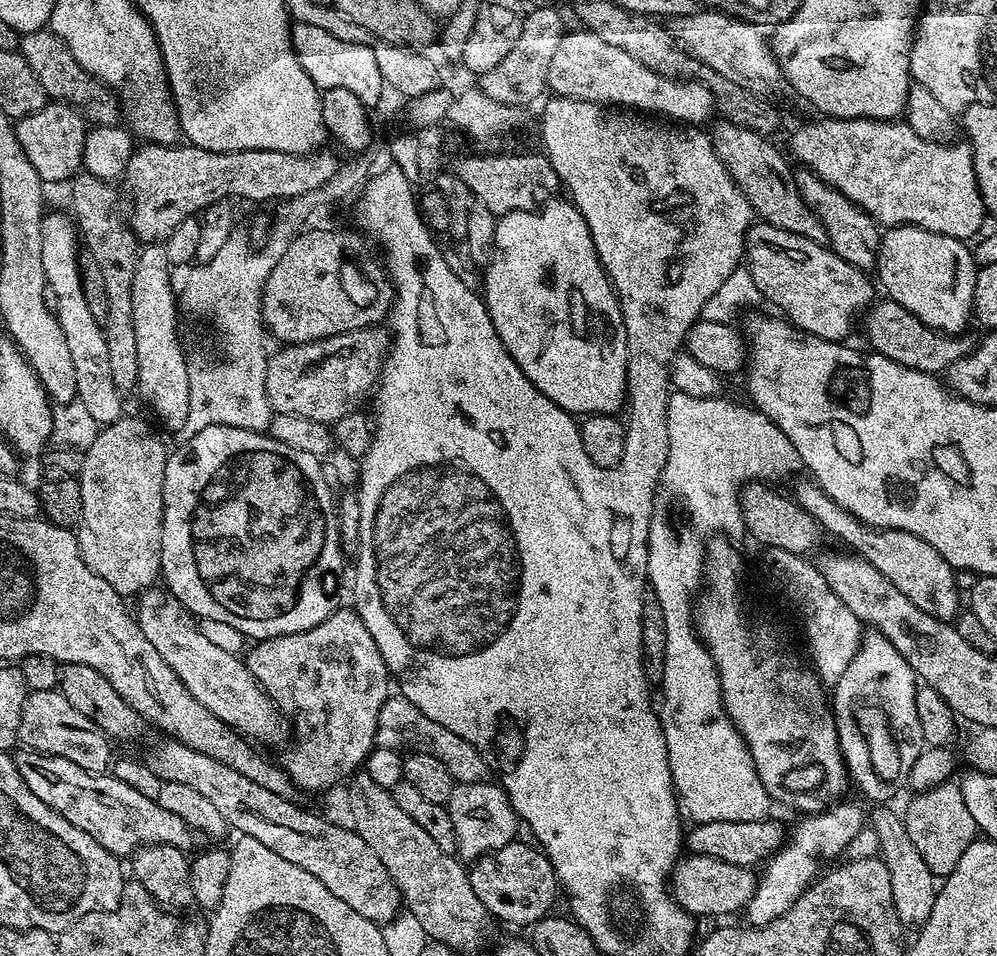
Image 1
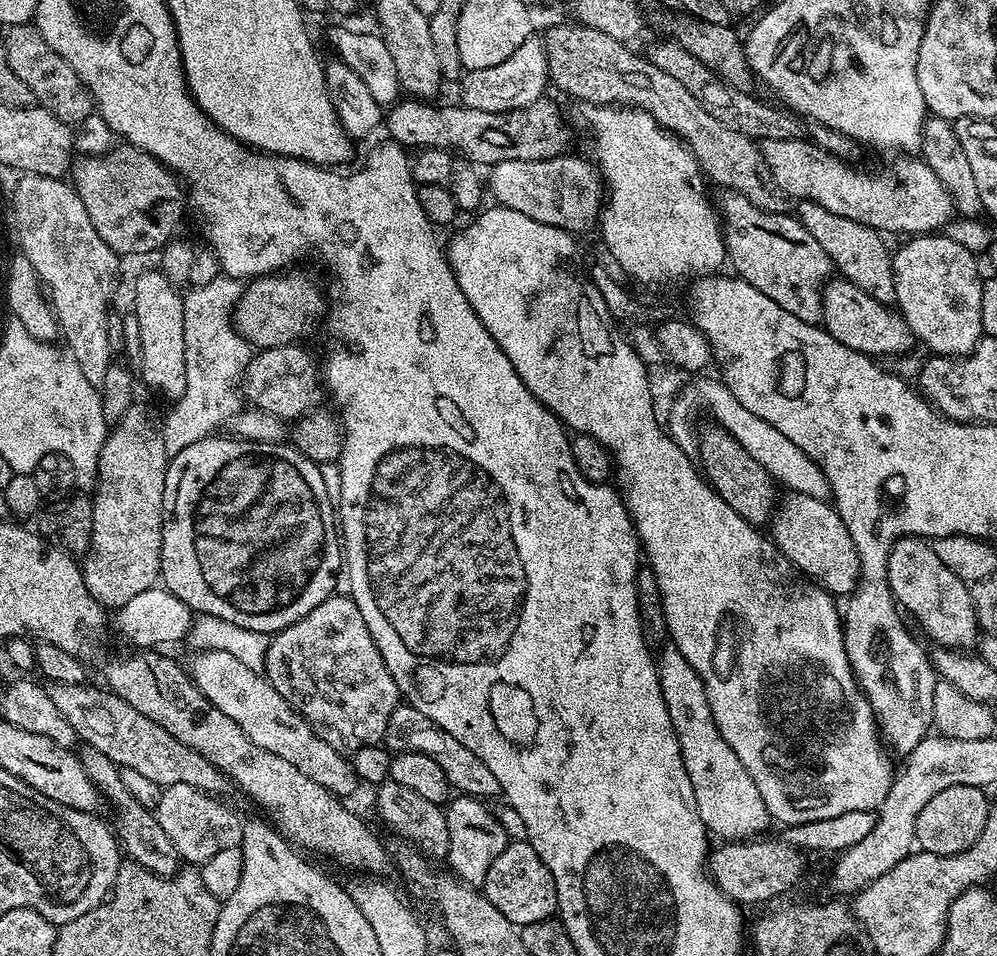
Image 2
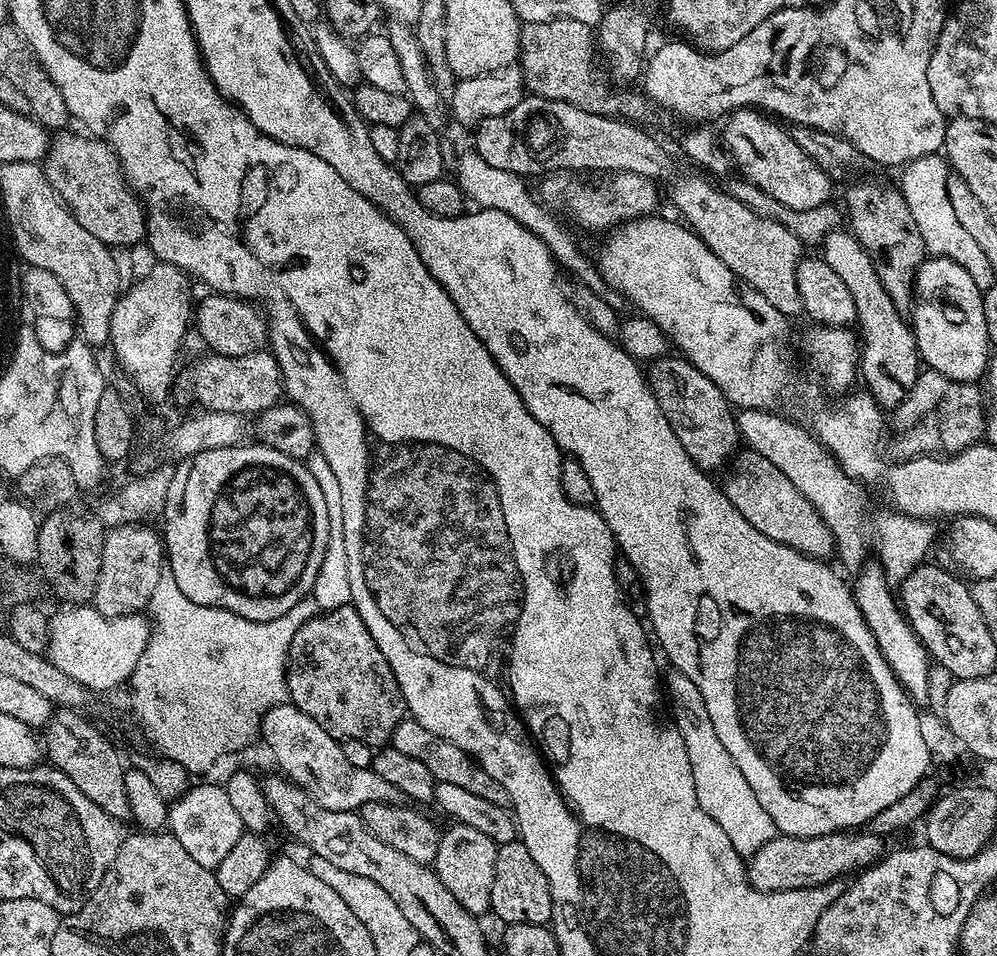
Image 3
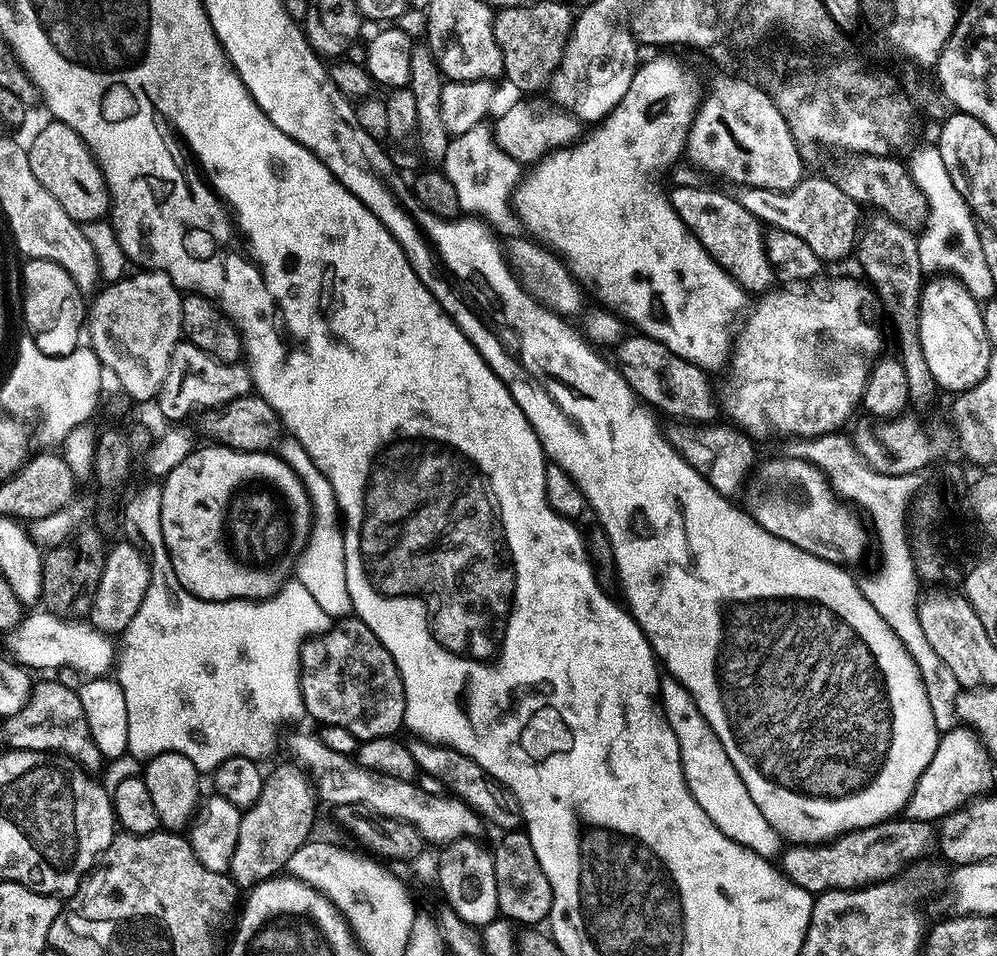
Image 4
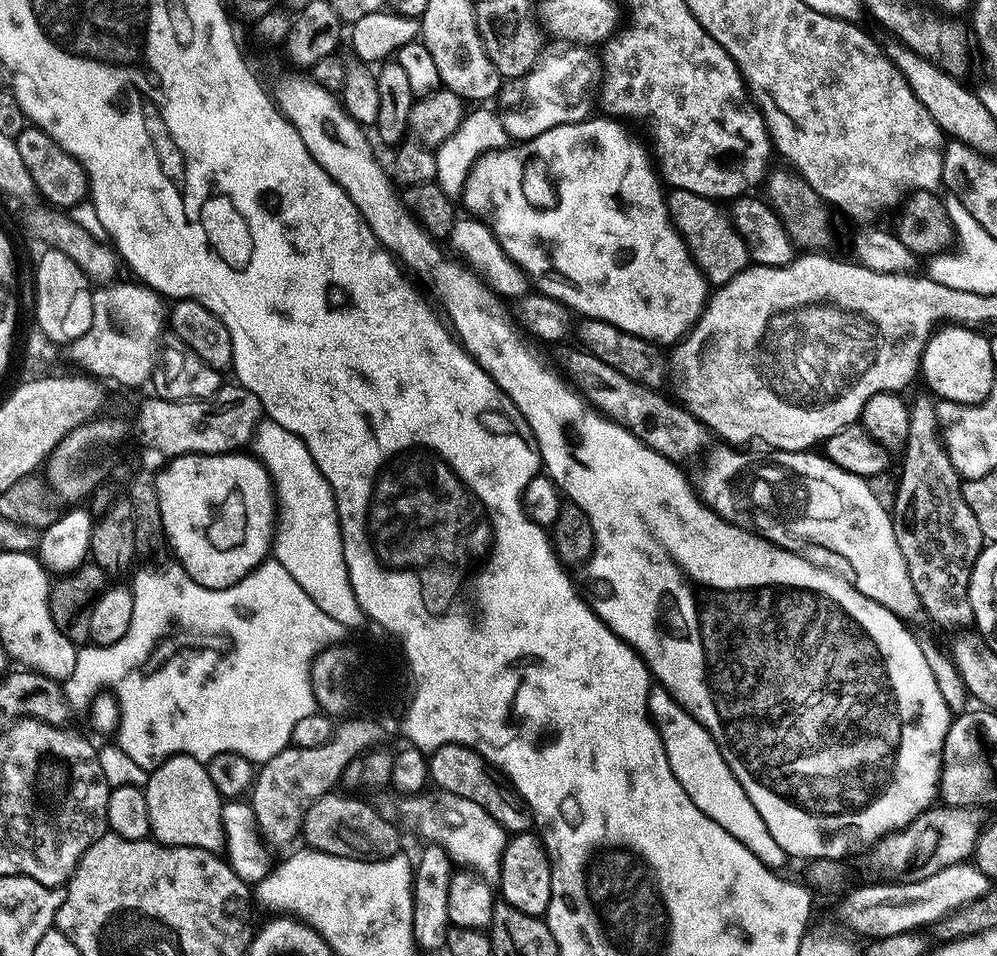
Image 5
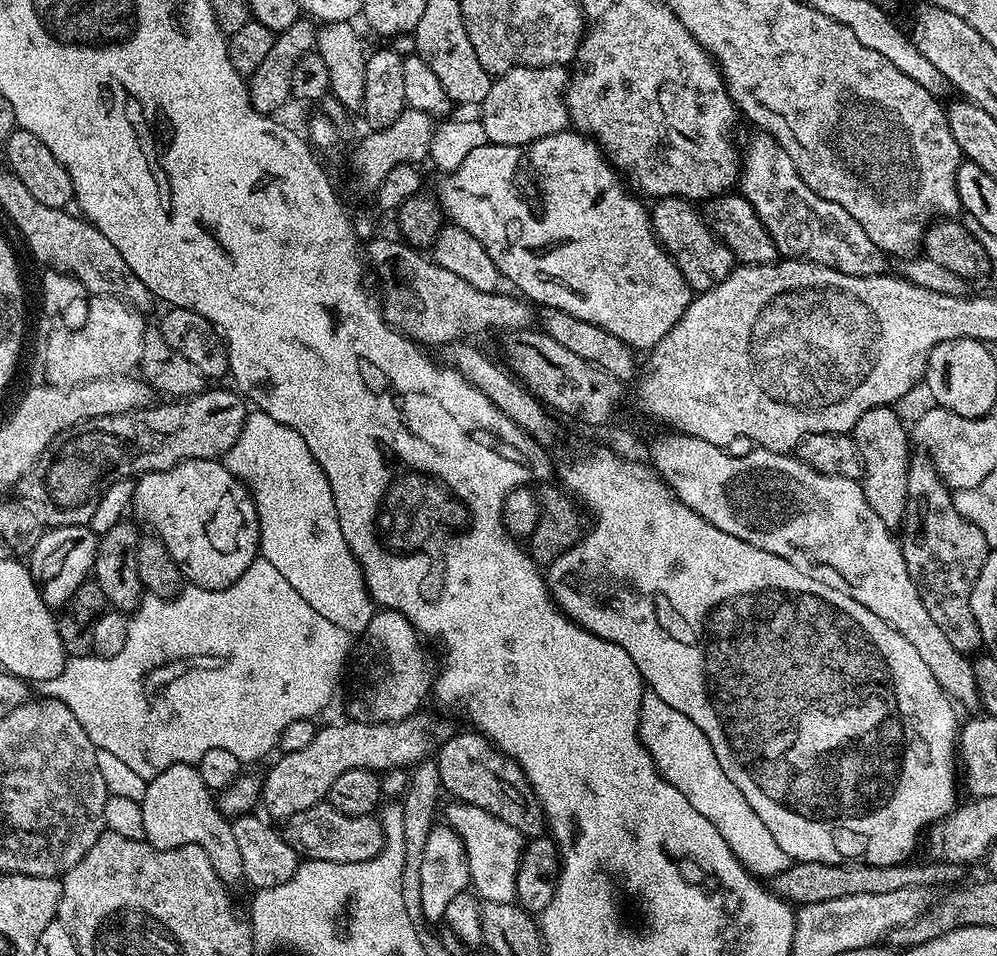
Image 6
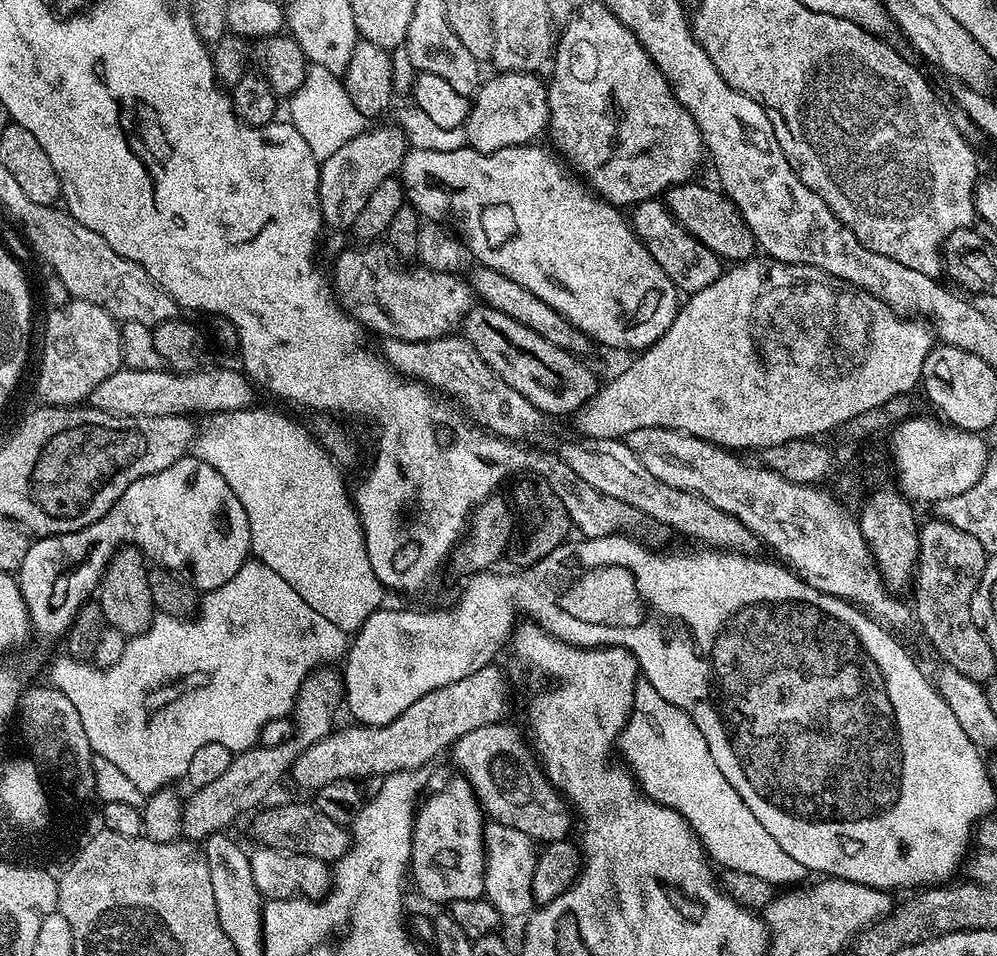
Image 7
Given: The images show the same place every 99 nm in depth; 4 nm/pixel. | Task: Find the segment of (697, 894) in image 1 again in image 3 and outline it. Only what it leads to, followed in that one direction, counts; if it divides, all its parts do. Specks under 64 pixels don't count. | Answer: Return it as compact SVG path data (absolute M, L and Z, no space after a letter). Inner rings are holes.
M845 830L821 836L778 834L766 842L766 846L751 853L746 864L748 882L763 892L820 888L826 882L847 877L847 872L855 873L875 864L885 855L884 840L883 835L867 830Z

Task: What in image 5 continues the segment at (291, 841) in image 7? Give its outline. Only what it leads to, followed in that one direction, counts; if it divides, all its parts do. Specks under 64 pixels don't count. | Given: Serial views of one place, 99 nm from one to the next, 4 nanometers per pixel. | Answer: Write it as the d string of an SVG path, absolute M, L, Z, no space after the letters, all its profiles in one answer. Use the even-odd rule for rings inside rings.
M336 790L327 792L322 798L314 801L310 810L306 810L302 840L305 840L303 843L307 847L313 848L315 852L355 860L388 860L392 856L401 855L401 829L385 816L383 811L376 809L375 812L366 801L359 800L356 794L339 796L338 793Z

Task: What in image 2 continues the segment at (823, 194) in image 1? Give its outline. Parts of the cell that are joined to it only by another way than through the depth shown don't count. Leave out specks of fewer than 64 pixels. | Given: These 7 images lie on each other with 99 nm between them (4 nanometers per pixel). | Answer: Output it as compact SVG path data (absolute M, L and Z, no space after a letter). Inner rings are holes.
M801 200L798 207L798 219L811 236L818 238L818 246L826 250L832 260L832 267L843 279L854 282L858 290L866 290L870 298L892 306L896 302L894 290L894 270L892 269L893 253L888 252L884 245L885 237L876 229L866 226L862 222L854 222L850 218L842 218L838 214L830 214L826 206L818 206L813 200Z

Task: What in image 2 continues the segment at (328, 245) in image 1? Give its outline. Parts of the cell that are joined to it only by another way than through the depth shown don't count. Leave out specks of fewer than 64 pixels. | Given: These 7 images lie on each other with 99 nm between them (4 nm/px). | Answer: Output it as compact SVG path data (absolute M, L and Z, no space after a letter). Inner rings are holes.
M288 270L283 274L257 276L243 289L237 302L233 323L242 339L253 349L277 348L297 343L300 335L326 312L326 294L322 284L308 272Z

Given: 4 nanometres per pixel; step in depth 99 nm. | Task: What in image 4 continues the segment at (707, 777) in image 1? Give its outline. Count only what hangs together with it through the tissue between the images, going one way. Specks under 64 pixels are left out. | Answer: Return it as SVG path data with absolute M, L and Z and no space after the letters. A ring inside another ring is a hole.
M661 675L658 699L670 722L670 730L674 730L674 738L688 740L688 744L697 744L699 748L709 748L720 752L720 764L724 764L724 768L728 768L727 774L722 770L709 771L707 787L710 791L716 792L716 796L700 796L696 800L698 806L702 806L702 810L706 810L710 822L714 822L714 826L718 826L718 830L722 830L722 834L726 834L726 838L746 846L754 854L769 858L779 857L782 852L781 836L776 833L774 826L770 826L770 822L766 822L766 818L762 818L762 810L758 810L758 806L754 806L754 798L750 798L750 790L746 790L746 782L742 782L738 770L734 770L722 742L718 742L718 734L714 734L714 730L710 730L706 718L702 718L694 698L690 698L686 686L682 686L682 682L678 682L673 676Z

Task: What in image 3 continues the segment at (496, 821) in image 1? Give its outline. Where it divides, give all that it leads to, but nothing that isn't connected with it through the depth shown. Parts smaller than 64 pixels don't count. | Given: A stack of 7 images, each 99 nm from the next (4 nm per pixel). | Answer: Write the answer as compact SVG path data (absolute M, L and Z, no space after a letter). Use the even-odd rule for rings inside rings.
M459 822L452 826L441 831L434 869L443 885L454 894L465 910L480 918L492 906L490 890L494 890L494 862L498 845L472 826Z

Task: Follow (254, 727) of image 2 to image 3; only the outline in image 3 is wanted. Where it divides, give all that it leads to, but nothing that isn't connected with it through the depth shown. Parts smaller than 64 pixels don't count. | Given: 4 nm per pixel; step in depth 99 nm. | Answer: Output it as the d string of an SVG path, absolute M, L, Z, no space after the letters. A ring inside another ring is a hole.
M291 702L276 704L264 716L262 740L268 743L268 748L272 751L277 766L281 768L277 769L289 780L311 793L313 799L328 808L328 810L355 812L362 809L363 804L372 806L377 802L392 802L397 799L397 789L390 782L386 782L386 778L382 778L382 774L378 774L371 767L363 768L351 764L344 753L343 743L327 732L313 716L307 716L302 709Z

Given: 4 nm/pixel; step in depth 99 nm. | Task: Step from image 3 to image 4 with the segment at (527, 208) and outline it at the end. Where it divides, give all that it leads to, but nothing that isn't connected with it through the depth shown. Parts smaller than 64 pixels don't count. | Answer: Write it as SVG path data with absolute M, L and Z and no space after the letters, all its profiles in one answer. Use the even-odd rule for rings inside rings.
M482 123L466 130L466 134L451 137L442 170L458 193L461 213L483 220L493 233L501 237L519 237L522 225L512 210L510 199L522 178L522 167L510 153L500 149L488 127L487 123Z

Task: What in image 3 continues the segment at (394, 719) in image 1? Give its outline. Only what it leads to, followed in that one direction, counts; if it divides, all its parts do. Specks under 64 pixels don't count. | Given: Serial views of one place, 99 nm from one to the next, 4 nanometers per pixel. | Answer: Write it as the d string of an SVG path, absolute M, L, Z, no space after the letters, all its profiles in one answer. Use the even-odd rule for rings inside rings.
M414 718L402 719L398 722L398 726L394 726L390 744L391 747L402 750L402 754L410 754L410 758L418 758L418 762L425 763L436 781L462 786L464 790L470 790L471 793L478 794L489 802L502 805L509 803L506 786L502 786L502 782L498 782L498 778L494 778L494 774L486 774L484 767L470 753L454 746L454 742L450 742L446 738L438 738L438 734L426 730L426 726L422 726L422 722L418 722Z

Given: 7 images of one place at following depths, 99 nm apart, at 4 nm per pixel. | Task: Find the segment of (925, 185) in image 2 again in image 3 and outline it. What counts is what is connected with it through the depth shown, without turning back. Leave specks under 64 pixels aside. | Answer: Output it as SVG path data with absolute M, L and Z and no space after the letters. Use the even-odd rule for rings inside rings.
M741 106L724 122L722 140L730 149L735 163L737 160L744 167L743 173L747 179L755 183L761 191L767 192L774 201L800 209L818 207L819 204L833 199L831 197L833 177L824 169L817 167L815 161L804 153L802 146L798 146L795 135L784 128L779 128L771 115L752 106Z

